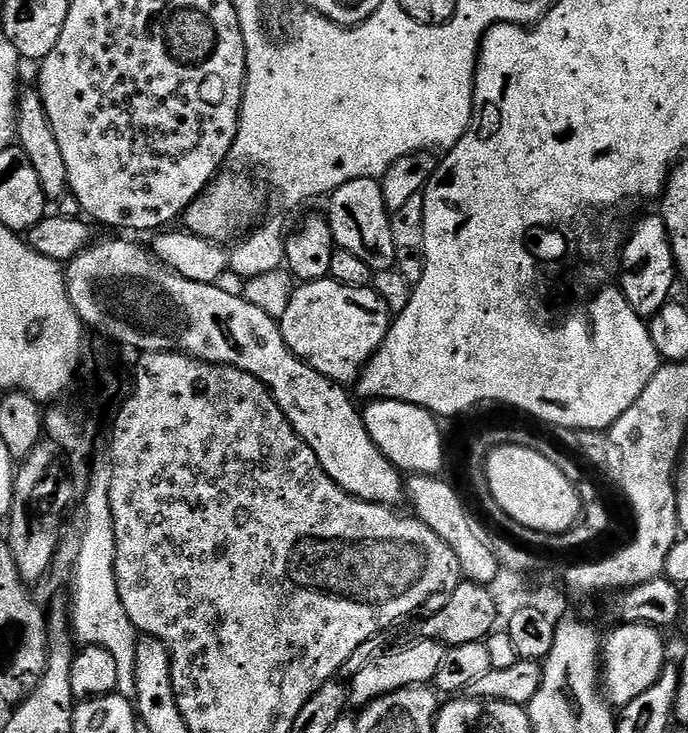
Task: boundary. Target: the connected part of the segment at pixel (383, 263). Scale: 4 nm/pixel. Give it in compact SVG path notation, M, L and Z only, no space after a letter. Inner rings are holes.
M354 178L354 182L346 182L346 186L338 186L338 190L332 192L327 204L328 225L332 237L336 239L337 248L350 250L350 254L362 258L362 262L366 262L366 266L370 266L373 273L396 267L391 234L392 217L382 198L379 179Z

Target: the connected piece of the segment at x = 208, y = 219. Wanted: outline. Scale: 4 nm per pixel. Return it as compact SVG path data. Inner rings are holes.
M221 171L204 189L204 193L184 211L182 217L183 227L187 231L194 233L198 238L213 240L216 244L223 245L227 245L228 240L239 241L265 215L265 189L252 184L248 176L239 176L236 172L228 171Z

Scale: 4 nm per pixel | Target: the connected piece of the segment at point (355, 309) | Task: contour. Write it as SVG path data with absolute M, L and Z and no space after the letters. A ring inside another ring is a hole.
M325 278L301 283L295 289L290 304L278 323L286 346L298 359L305 360L311 368L318 370L318 374L330 378L336 384L352 386L359 381L364 367L372 361L373 354L382 346L393 319L393 313L388 311L386 302L380 300L379 294L371 286L351 288L342 286L331 278Z

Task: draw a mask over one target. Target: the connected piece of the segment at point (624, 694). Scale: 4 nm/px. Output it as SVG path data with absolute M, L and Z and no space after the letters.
M620 624L602 644L602 660L606 665L606 699L613 706L634 702L638 694L650 690L664 669L664 640L661 629L649 624Z

